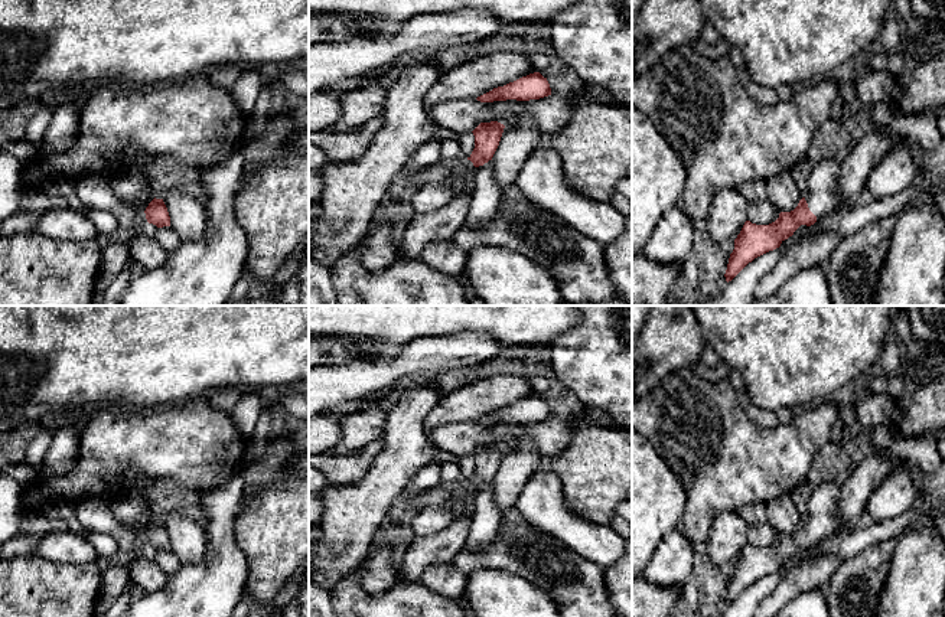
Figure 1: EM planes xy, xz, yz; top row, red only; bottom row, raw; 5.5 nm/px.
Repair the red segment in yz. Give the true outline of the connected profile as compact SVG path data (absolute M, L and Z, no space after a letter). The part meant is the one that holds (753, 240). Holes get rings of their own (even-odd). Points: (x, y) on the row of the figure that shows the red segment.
M835 157L822 160L812 167L806 182L806 196L794 210L781 212L769 225L746 221L734 239L734 249L724 274L726 281L731 281L755 258L779 248L801 225L811 226L825 215L845 208L841 202L840 174L841 164Z

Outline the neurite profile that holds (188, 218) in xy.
M172 190L163 202L170 216L170 226L182 241L202 236L206 228L206 212L196 190Z

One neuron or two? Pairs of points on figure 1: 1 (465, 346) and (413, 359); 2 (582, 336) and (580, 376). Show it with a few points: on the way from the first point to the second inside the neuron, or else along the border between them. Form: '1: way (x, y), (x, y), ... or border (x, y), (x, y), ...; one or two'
1: way (452, 351), (426, 358); one
2: way (583, 346), (580, 351), (580, 366); one

